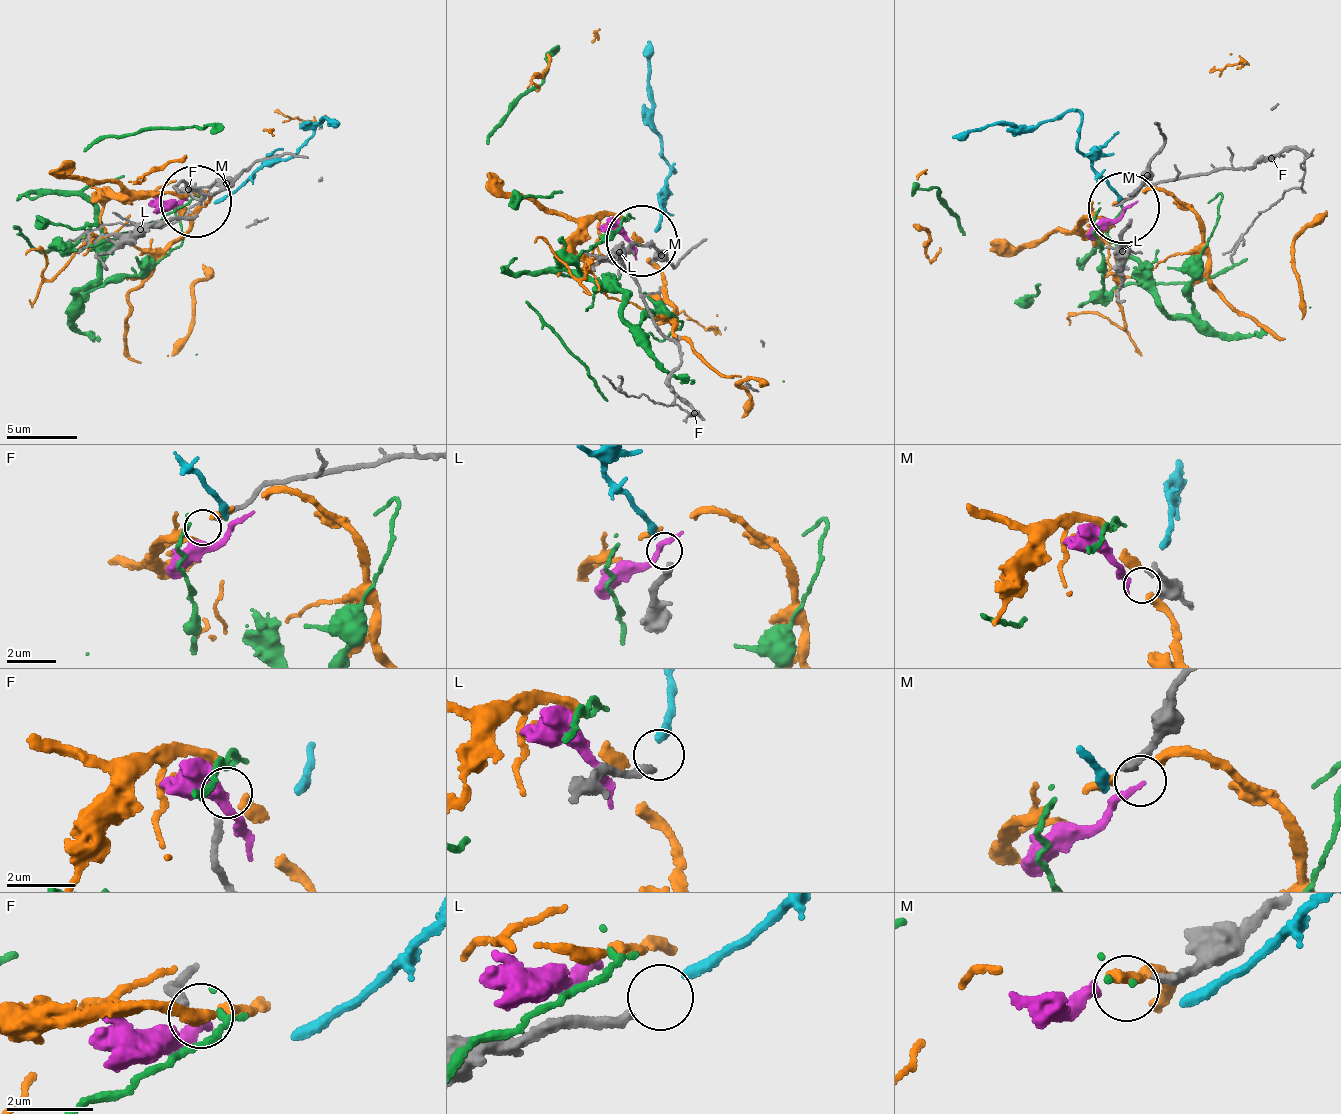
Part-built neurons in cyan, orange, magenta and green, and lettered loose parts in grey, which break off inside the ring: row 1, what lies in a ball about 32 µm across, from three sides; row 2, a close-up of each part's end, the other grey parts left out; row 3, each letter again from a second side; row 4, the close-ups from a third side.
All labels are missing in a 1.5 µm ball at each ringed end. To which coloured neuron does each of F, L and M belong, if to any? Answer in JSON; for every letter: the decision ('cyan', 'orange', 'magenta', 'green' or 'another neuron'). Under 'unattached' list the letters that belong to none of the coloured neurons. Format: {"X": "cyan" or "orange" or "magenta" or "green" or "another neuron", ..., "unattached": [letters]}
{"F": "another neuron", "L": "cyan", "M": "another neuron", "unattached": ["F", "M"]}

